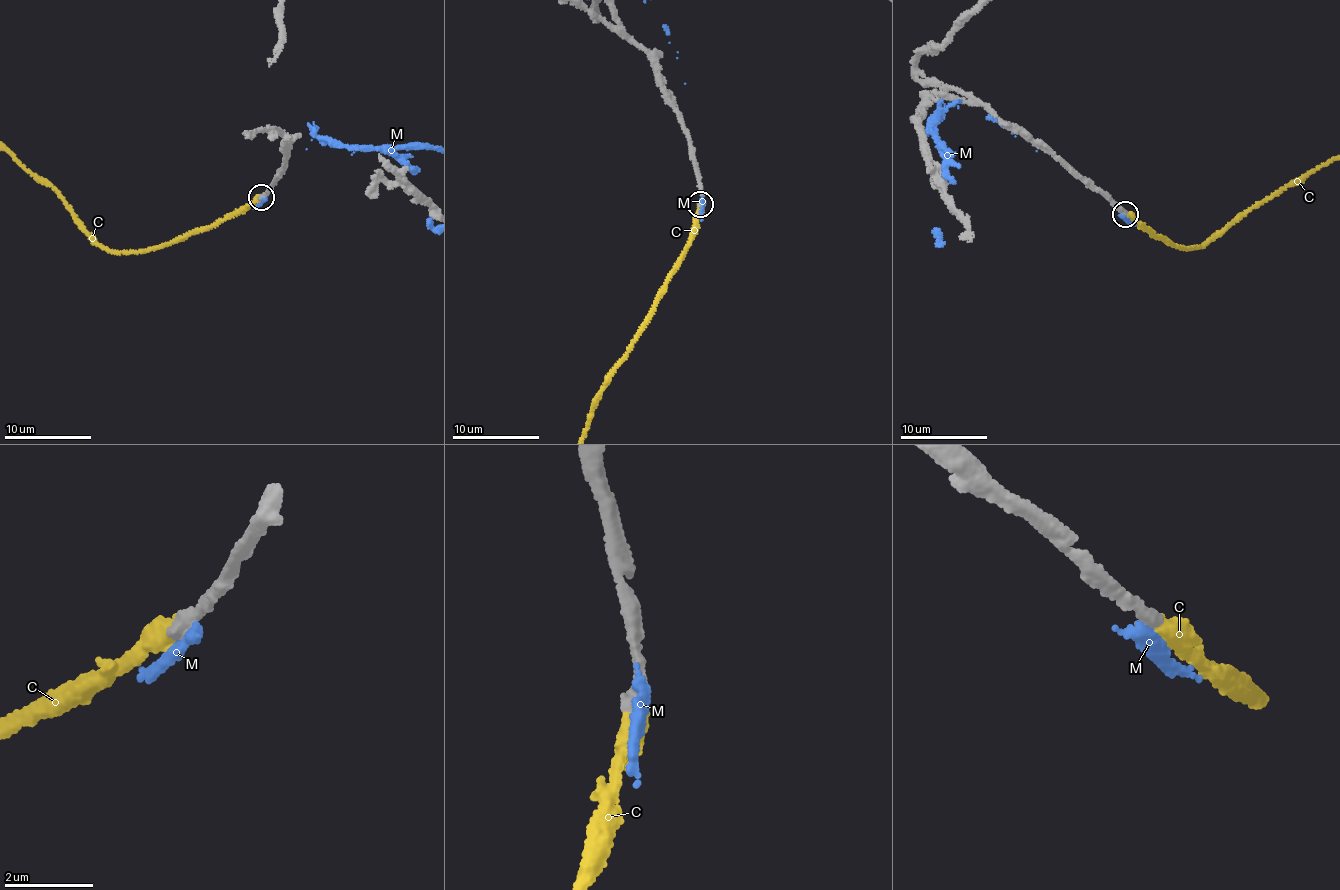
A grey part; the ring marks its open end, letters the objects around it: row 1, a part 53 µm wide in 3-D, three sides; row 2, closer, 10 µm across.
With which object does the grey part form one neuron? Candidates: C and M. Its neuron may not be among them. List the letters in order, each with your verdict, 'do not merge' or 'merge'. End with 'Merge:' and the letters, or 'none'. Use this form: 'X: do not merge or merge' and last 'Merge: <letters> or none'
C: merge
M: do not merge
Merge: C

